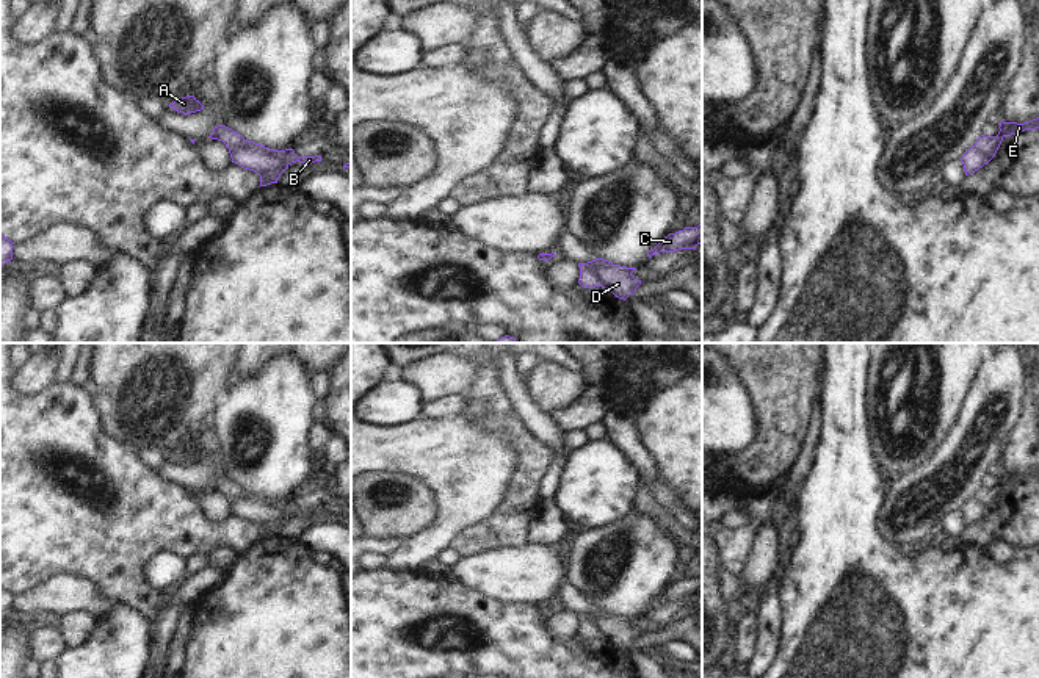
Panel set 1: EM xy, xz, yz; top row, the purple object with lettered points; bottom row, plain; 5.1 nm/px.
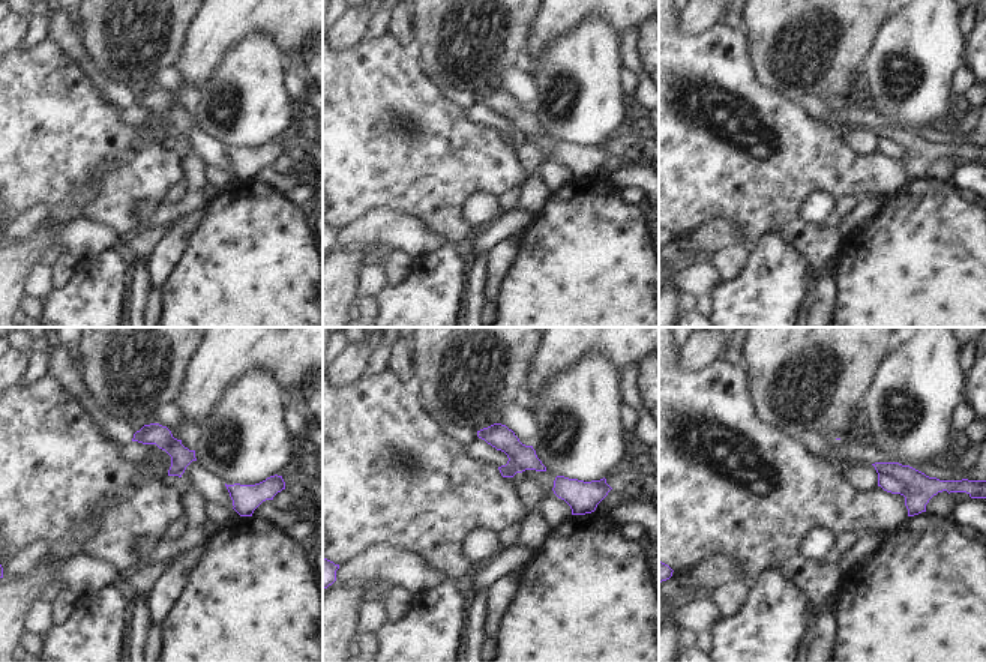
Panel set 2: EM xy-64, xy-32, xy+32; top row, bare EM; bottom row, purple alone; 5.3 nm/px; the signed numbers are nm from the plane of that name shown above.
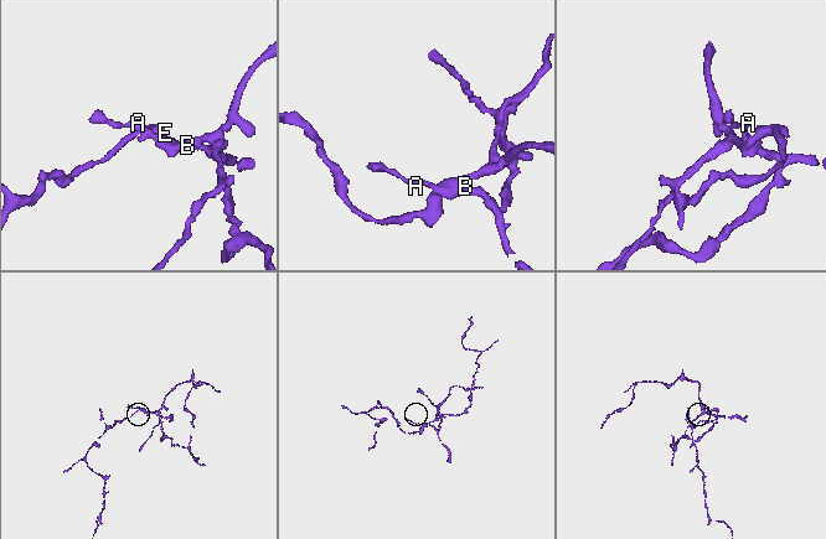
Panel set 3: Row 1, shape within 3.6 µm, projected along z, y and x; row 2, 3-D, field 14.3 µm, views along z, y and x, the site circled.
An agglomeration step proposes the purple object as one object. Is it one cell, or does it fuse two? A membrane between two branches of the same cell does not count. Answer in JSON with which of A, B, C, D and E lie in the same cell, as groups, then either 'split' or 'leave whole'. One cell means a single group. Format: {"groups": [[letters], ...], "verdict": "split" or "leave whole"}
{"groups": [["A", "B", "D"], ["C", "E"]], "verdict": "split"}

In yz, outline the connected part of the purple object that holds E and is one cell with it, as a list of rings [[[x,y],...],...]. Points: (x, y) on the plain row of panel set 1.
[[[1039,468],[1030,471],[1030,473],[1023,473],[1023,474],[1017,474],[1017,473],[1000,473],[1000,487],[1011,487],[1025,481],[1036,481],[1039,479]]]

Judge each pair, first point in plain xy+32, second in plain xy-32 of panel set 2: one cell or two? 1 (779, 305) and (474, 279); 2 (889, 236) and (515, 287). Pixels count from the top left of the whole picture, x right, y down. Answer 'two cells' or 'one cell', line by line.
1: two cells
2: one cell

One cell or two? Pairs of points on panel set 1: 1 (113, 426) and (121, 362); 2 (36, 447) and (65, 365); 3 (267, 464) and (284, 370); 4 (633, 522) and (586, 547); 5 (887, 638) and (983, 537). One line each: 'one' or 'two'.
1: one
2: two
3: one
4: one
5: two

